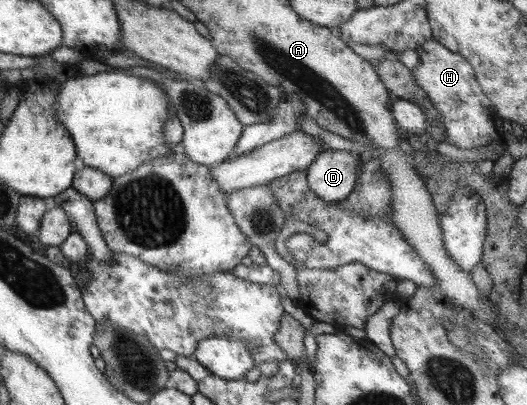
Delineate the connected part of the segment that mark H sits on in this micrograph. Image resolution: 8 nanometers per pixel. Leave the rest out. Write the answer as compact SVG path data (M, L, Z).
M433 38L426 40L420 44L416 49L419 55L419 64L415 68L411 68L411 75L415 79L415 83L419 83L419 87L423 88L424 94L427 94L431 99L431 103L435 105L435 110L443 116L443 125L445 125L446 136L448 138L444 141L458 149L472 149L491 145L493 143L503 143L505 120L497 114L494 104L485 96L478 80L475 80L473 67L463 56L451 52L445 48L438 40Z

